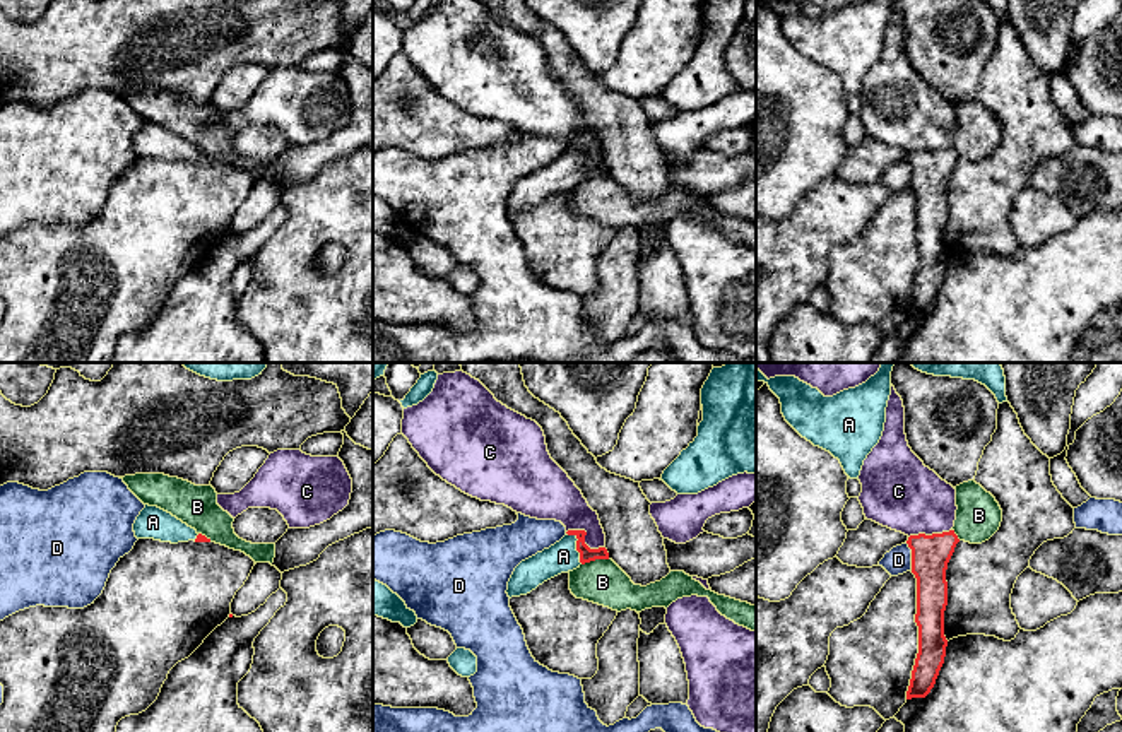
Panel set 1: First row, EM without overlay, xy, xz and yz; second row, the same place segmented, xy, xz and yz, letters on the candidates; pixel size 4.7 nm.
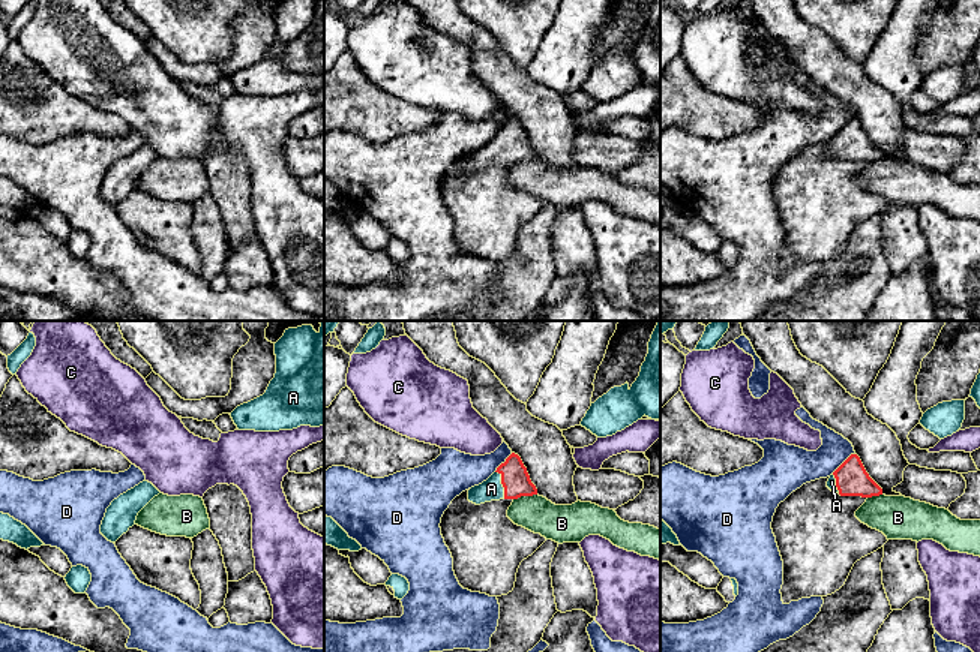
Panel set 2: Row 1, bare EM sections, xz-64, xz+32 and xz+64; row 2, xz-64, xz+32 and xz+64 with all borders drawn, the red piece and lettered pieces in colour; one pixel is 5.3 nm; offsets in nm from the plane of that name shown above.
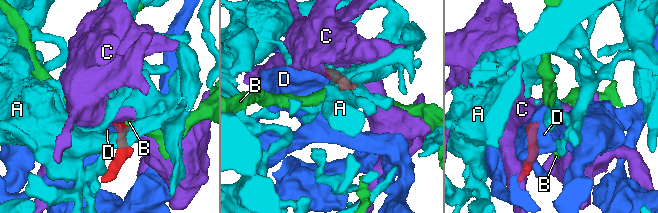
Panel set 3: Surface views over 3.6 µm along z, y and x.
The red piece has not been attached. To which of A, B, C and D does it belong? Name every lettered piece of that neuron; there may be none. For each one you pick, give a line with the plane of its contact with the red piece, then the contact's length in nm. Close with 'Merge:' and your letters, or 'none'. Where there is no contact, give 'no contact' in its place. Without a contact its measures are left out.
A: xz | 170 nm
Merge: A

